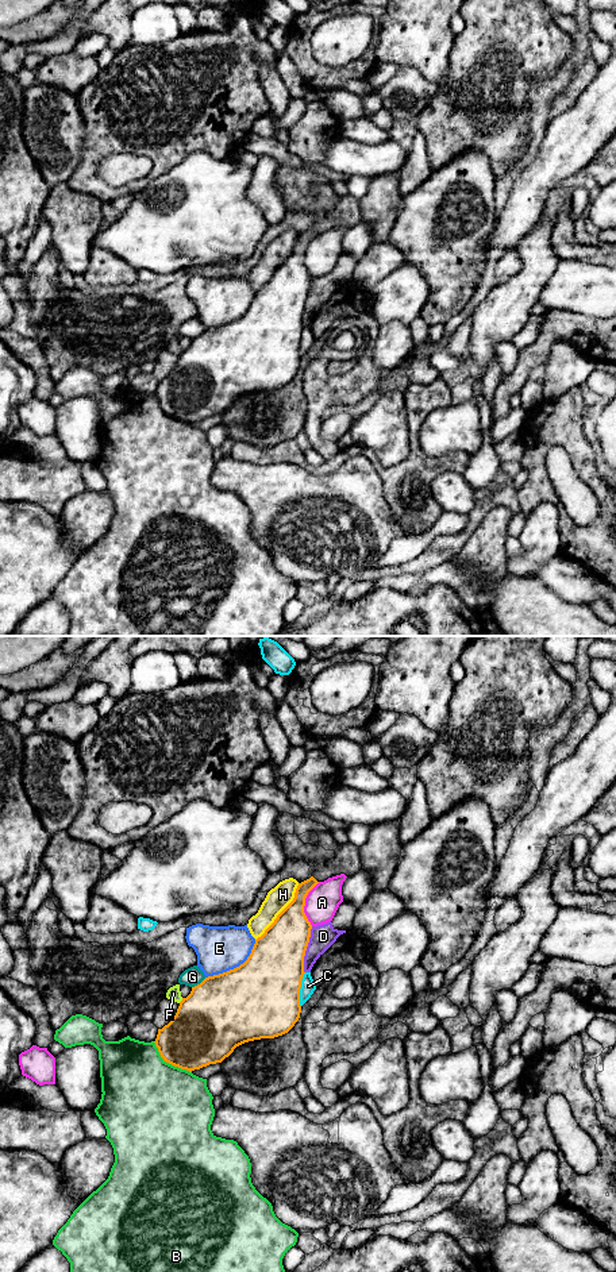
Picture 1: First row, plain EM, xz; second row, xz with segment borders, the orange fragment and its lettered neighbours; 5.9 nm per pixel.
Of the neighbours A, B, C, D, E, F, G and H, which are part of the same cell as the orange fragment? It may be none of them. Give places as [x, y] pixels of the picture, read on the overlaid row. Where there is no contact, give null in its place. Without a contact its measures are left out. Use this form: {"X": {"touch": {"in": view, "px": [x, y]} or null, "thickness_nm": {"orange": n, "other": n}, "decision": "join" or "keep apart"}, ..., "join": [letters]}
{"A": {"touch": {"in": "xz", "px": [304, 904]}, "thickness_nm": {"orange": 260, "other": 200}, "decision": "keep apart"}, "B": {"touch": {"in": "xz", "px": [169, 1063]}, "thickness_nm": {"orange": 380, "other": 500}, "decision": "keep apart"}, "C": {"touch": {"in": "xz", "px": [299, 990]}, "thickness_nm": {"orange": 460, "other": 80}, "decision": "keep apart"}, "D": {"touch": {"in": "xz", "px": [305, 949]}, "thickness_nm": {"orange": 360, "other": 140}, "decision": "keep apart"}, "E": {"touch": {"in": "xz", "px": [237, 967]}, "thickness_nm": {"orange": 460, "other": 280}, "decision": "keep apart"}, "F": {"touch": {"in": "xz", "px": [181, 1001]}, "thickness_nm": {"orange": 440, "other": 80}, "decision": "keep apart"}, "G": {"touch": {"in": "xz", "px": [200, 983]}, "thickness_nm": {"orange": 440, "other": 120}, "decision": "keep apart"}, "H": {"touch": {"in": "xz", "px": [281, 912]}, "thickness_nm": {"orange": 300, "other": 140}, "decision": "keep apart"}, "join": []}

